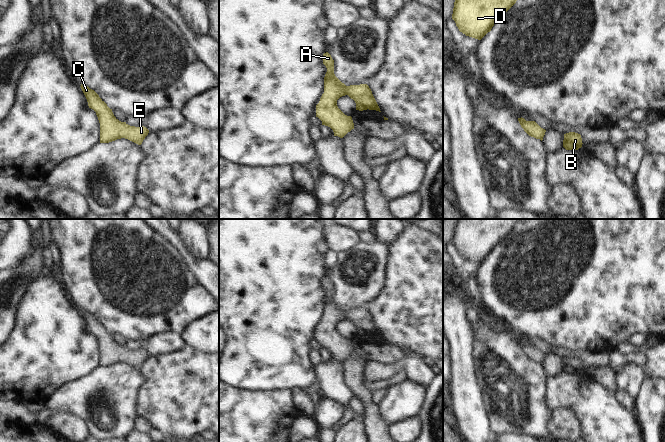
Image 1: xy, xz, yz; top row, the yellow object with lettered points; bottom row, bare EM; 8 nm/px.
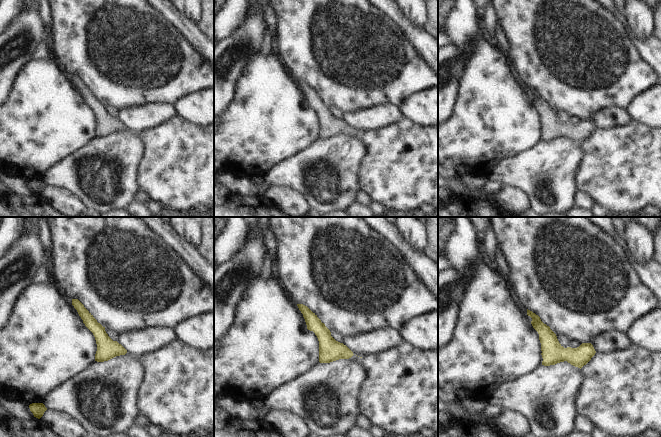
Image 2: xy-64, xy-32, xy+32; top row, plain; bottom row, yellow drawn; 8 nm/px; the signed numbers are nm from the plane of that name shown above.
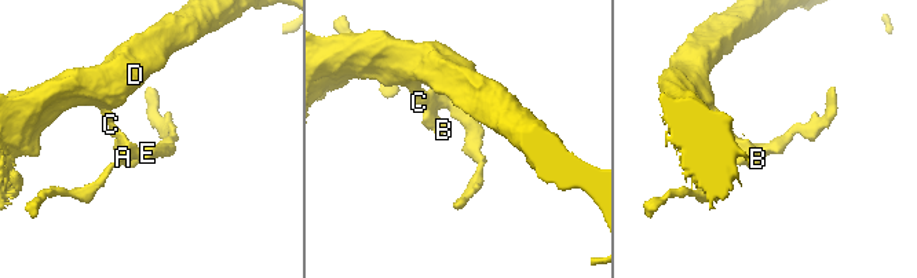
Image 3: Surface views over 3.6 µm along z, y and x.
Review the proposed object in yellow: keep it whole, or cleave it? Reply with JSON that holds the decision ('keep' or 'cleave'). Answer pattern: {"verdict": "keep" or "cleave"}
{"verdict": "keep"}

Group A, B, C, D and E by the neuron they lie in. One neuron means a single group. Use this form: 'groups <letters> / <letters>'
groups A B C D E

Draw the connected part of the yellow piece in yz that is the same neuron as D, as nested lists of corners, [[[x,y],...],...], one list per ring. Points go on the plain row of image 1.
[[[458,219],[452,243],[459,255],[481,264],[520,219]]]

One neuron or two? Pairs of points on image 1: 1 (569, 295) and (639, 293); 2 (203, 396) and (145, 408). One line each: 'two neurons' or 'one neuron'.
1: one neuron
2: one neuron

